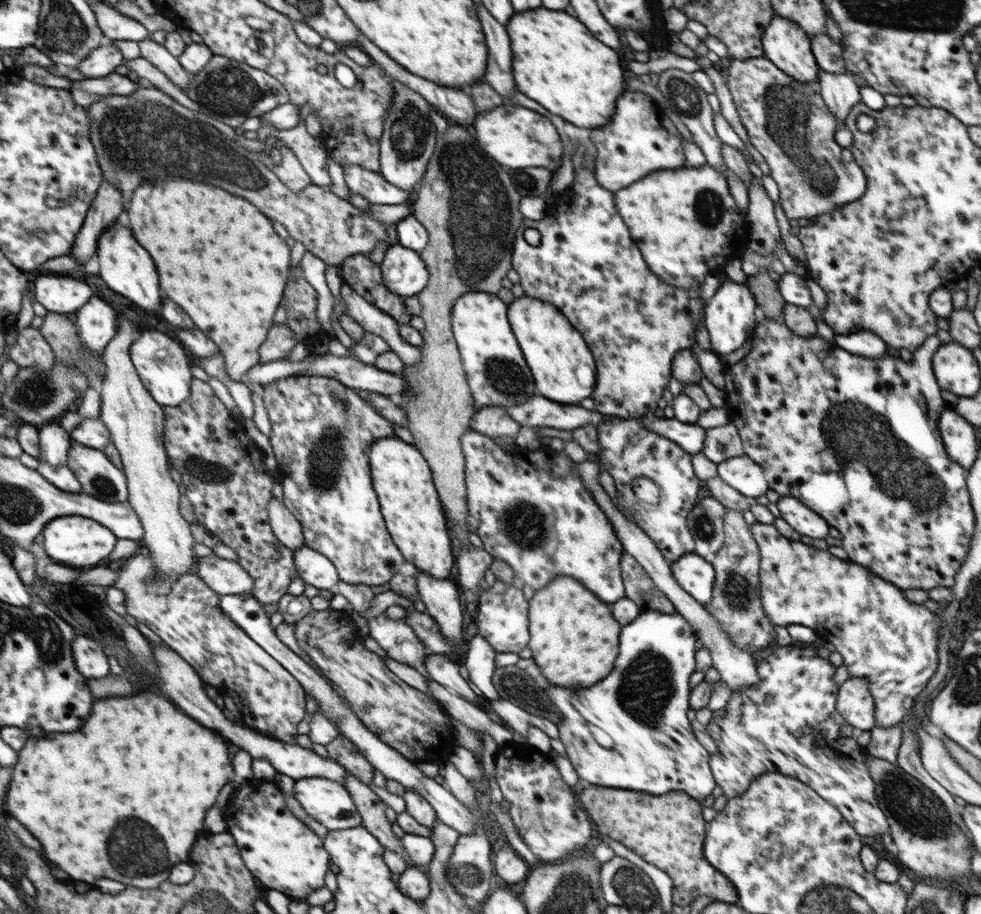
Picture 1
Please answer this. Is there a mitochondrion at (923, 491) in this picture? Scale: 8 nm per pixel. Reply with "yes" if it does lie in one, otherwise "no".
yes

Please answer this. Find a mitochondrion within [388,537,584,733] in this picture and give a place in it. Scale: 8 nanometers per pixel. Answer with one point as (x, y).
(514, 686)

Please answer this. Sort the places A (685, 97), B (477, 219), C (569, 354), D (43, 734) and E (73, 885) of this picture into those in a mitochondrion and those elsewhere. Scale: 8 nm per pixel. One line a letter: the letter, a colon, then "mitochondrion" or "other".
A: mitochondrion
B: mitochondrion
C: other
D: other
E: other

